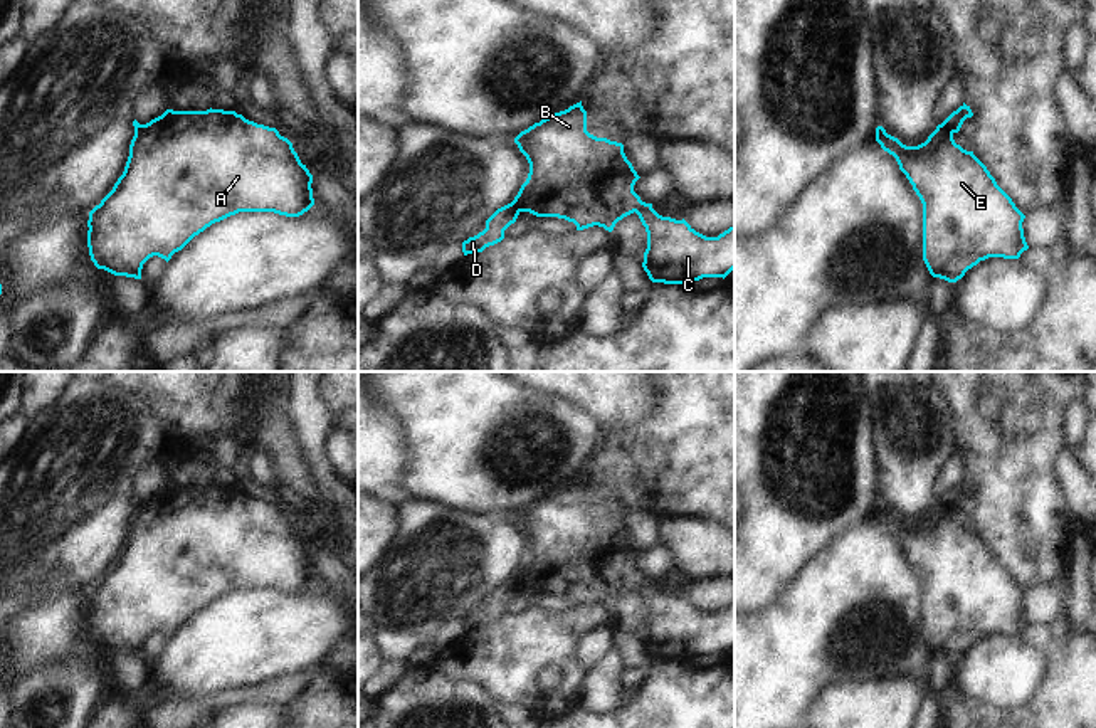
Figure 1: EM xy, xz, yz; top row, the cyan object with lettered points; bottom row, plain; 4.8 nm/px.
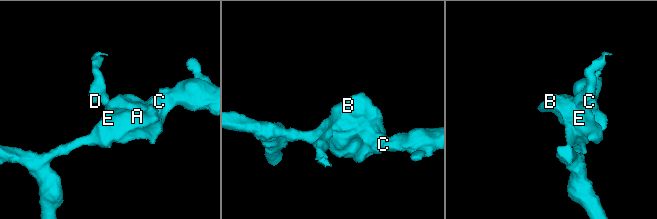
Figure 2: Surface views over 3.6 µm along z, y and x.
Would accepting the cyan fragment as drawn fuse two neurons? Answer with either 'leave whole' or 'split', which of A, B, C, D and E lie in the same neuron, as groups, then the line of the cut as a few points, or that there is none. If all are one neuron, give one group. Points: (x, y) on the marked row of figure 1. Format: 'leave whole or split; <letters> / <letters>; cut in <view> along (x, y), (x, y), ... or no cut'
split; A B C E / D; cut in yz along (940, 125), (952, 133)

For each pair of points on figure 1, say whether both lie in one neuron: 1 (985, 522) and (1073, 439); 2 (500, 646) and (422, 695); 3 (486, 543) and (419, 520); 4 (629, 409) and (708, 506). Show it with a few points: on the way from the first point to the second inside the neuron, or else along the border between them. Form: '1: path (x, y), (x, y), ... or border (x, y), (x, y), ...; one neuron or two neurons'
1: border (1066, 406), (1064, 446); two neurons
2: border (429, 664), (453, 680), (474, 680), (484, 690); two neurons
3: path (469, 543), (442, 543), (436, 537); one neuron
4: border (658, 389), (646, 412), (605, 431); two neurons

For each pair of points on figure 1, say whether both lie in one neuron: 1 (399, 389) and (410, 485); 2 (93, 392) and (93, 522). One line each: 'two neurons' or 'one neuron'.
1: one neuron
2: one neuron

